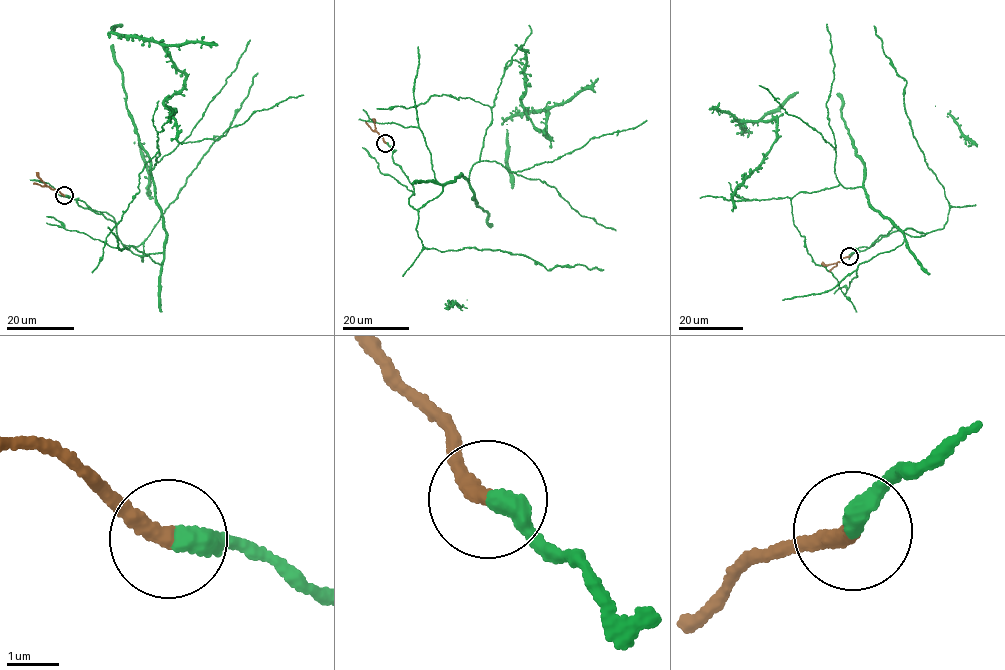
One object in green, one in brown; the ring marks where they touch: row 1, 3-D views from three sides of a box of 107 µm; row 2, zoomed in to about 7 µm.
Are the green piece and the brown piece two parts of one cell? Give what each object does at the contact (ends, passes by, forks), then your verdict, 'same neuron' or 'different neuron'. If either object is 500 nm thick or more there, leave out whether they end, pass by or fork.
green ends there; brown ends there; same neuron

